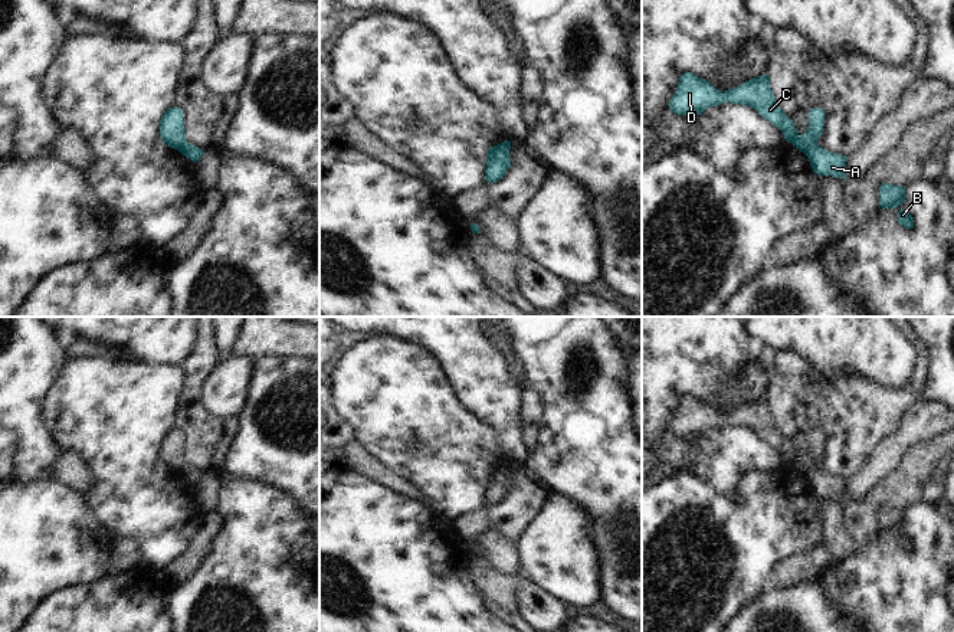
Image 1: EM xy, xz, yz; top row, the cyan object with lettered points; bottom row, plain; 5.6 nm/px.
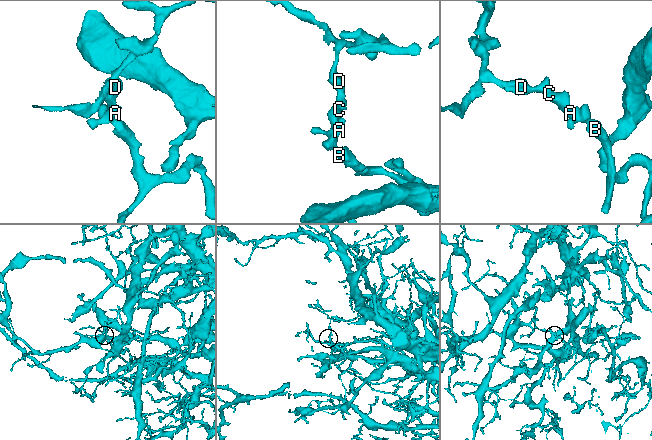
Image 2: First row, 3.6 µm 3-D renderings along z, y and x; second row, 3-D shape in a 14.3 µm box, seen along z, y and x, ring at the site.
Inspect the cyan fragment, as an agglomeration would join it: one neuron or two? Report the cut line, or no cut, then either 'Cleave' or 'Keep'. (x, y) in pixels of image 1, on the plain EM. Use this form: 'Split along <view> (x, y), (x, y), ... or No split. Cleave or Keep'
Split along yz (816, 464), (806, 462), (796, 468). Cleave

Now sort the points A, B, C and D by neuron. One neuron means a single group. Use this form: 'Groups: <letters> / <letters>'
Groups: A B / C D

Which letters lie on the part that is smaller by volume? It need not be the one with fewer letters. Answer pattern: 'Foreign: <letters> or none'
Foreign: A, B

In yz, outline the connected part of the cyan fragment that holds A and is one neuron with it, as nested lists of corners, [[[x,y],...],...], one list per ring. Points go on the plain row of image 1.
[[[813,462],[801,464],[796,471],[807,478],[814,497],[840,500],[846,504],[846,478],[829,475]]]

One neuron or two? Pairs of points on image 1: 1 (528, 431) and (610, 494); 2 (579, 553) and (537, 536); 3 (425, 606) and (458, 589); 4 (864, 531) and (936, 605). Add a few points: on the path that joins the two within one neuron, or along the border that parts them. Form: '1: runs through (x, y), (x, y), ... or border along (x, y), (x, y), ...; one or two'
1: border along (537, 423), (537, 444), (528, 452); two
2: runs through (569, 553), (559, 553), (547, 546); one
3: runs through (433, 598), (449, 589); one
4: border along (879, 530), (872, 542), (864, 544); two

